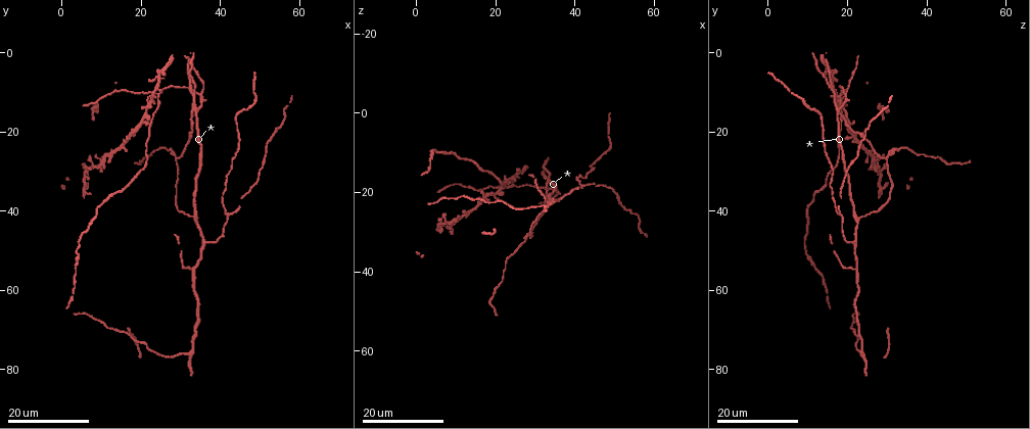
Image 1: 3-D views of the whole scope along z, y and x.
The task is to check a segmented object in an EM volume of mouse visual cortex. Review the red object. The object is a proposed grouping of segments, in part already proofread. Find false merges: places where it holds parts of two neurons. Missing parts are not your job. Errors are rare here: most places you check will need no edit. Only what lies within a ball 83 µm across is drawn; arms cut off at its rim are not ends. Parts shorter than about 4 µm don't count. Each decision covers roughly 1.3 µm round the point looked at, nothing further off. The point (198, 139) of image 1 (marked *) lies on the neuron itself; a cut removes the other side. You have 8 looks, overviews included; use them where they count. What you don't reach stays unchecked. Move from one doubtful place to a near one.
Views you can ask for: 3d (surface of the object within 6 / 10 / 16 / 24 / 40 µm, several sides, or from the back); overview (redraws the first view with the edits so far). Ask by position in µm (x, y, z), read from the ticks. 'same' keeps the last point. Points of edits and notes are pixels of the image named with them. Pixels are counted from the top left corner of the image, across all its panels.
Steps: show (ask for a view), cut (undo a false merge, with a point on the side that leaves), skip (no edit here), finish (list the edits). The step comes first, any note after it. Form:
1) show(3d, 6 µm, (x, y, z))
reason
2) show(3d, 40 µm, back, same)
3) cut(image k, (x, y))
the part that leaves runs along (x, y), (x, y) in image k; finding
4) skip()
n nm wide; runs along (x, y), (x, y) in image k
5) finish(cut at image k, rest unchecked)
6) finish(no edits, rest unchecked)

show(3d, 24 µm, (35.5, 10.5, 19.5))
branch point

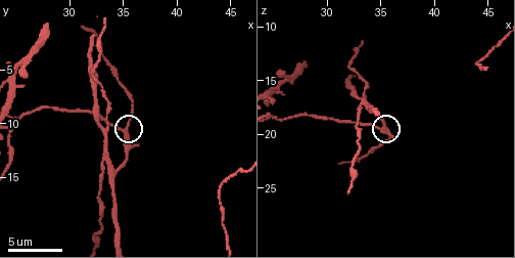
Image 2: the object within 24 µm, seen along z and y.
show(3d, 6 µm, same)

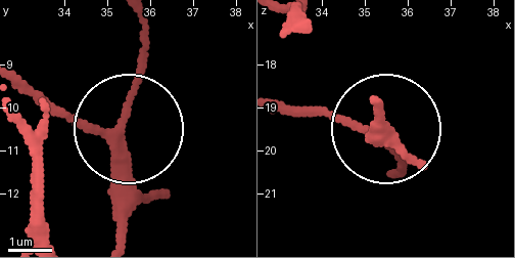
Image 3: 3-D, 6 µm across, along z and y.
show(3d, 6 µm, back, same)

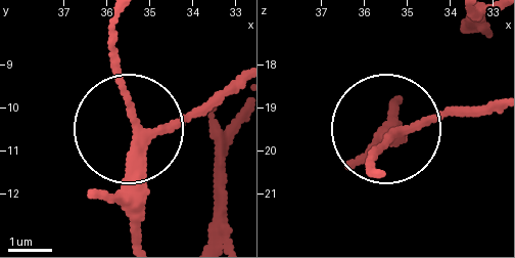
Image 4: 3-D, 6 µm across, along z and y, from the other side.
skip()
side arm 13 µm; runs along (136, 232), (136, 112), (113, 24) in image 4; all the same neuron

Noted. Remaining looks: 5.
show(3d, 16 µm, (34.0, 42.5, 22.5))
thin arm on a thick one

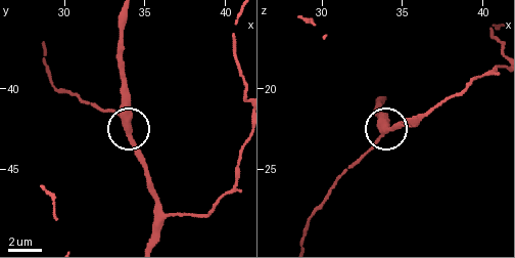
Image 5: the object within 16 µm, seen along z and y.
show(3d, 10 µm, same)

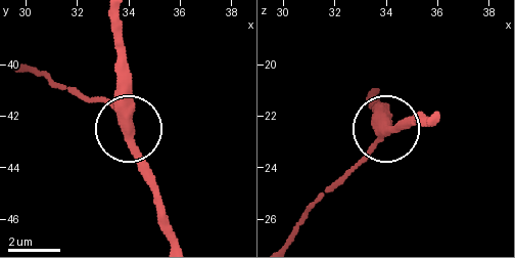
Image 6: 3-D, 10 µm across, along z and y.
show(3d, 10 µm, back, (33.8, 42.1, 22.8))

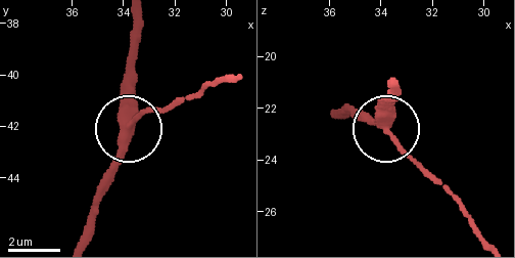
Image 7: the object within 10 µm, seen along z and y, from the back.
skip()
side arm 34 µm; runs along (392, 82), (392, 135), (430, 179) in image 7; continuous, no second neuron

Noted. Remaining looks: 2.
finish(no edits, rest unchecked)

